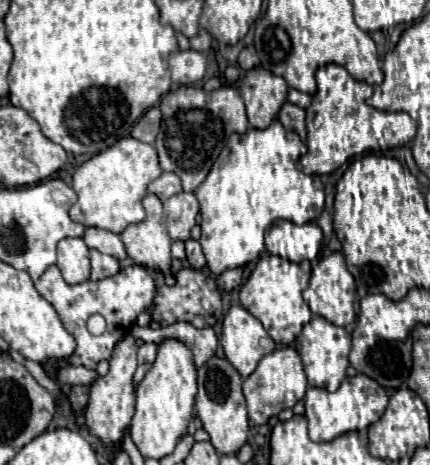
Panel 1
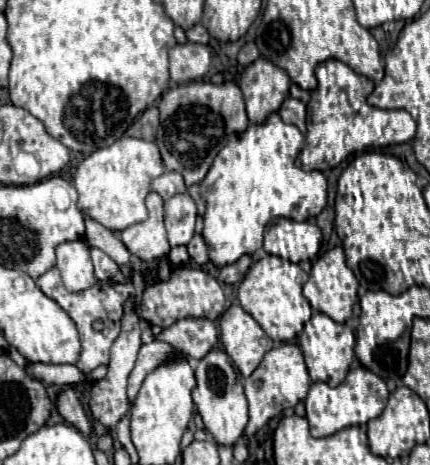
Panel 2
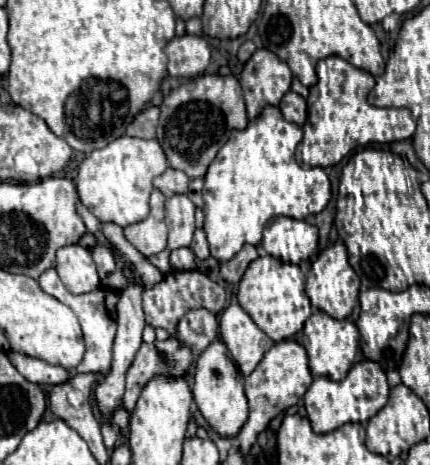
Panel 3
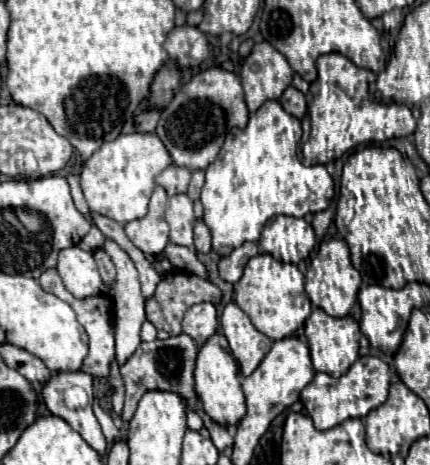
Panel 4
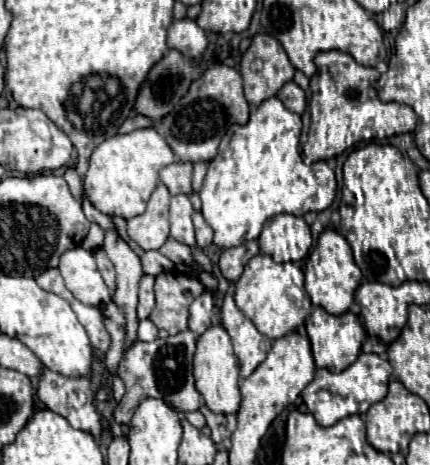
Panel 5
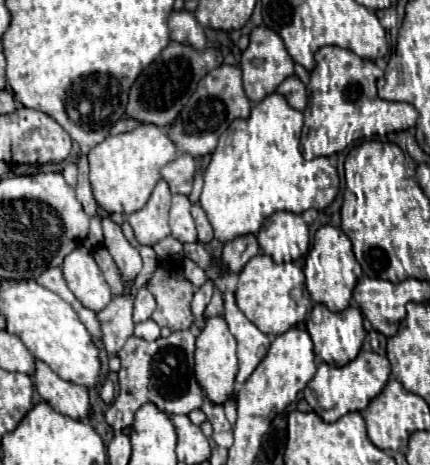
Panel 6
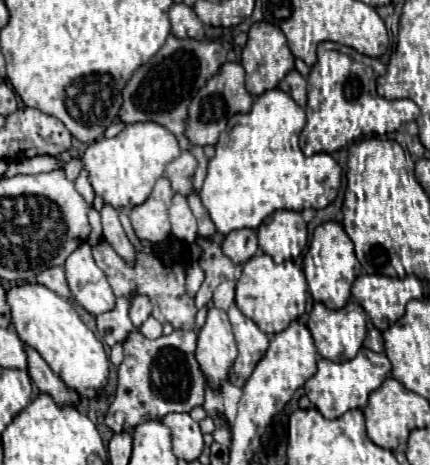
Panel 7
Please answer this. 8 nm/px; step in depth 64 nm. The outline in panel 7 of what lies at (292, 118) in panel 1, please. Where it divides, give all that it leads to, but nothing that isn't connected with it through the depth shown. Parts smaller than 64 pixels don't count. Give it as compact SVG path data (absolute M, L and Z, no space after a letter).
M290 70L290 72L280 80L280 88L282 88L284 92L288 92L288 94L296 100L296 104L306 106L306 78L304 78L300 72Z

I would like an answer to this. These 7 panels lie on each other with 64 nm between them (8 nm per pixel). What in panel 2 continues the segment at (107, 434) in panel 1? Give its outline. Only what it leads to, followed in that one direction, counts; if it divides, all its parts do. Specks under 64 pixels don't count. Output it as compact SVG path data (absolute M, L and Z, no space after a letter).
M128 298L124 302L124 316L122 316L122 330L118 334L118 338L112 344L112 352L110 352L110 364L108 364L108 374L92 384L92 392L90 392L90 412L94 418L98 418L108 430L116 428L116 422L126 416L126 412L130 410L128 404L128 396L126 396L126 382L128 382L128 374L134 368L138 350L140 350L140 332L144 328L144 322L140 318L140 310L136 308L136 304L132 302L132 298Z

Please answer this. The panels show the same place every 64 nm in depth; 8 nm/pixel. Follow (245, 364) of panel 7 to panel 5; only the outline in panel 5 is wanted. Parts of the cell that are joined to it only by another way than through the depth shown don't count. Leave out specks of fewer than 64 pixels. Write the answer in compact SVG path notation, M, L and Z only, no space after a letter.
M226 292L222 304L222 326L234 342L234 354L240 362L240 376L250 376L256 366L266 358L272 340L256 330L256 326L238 310L232 292Z

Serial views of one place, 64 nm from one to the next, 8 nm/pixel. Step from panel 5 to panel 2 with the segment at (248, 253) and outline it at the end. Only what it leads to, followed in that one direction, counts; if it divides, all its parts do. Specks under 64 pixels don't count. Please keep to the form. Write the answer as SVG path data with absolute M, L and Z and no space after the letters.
M244 254L244 256L242 256L240 260L236 260L234 264L228 264L228 266L224 266L224 268L220 268L218 280L224 282L224 284L238 284L238 282L244 278L244 274L248 272L248 268L250 268L252 262L254 262L254 256L252 256L252 254Z

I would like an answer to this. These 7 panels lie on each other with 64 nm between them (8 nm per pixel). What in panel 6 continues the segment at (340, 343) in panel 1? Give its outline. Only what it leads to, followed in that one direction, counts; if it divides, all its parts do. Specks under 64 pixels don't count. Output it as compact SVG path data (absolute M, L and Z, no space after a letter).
M316 304L310 318L306 320L308 334L312 336L314 342L314 352L320 362L326 364L348 364L348 360L354 360L362 348L366 330L364 330L364 316L360 308L348 306L342 312L330 312L322 304Z

